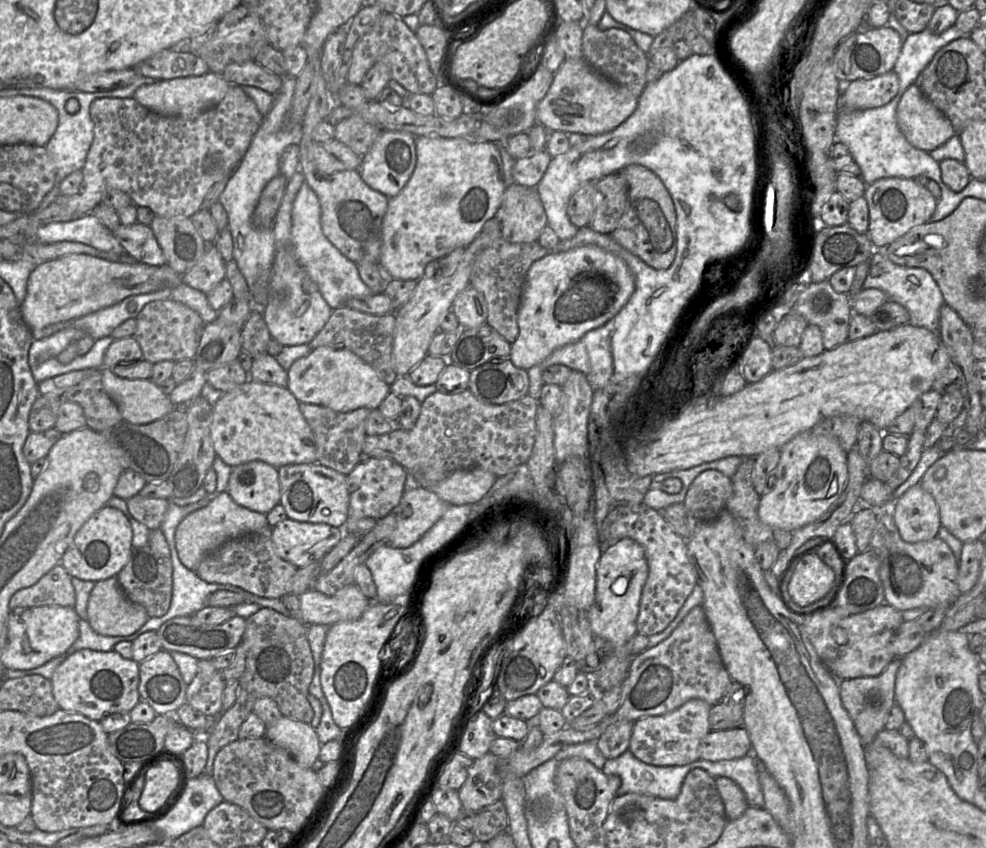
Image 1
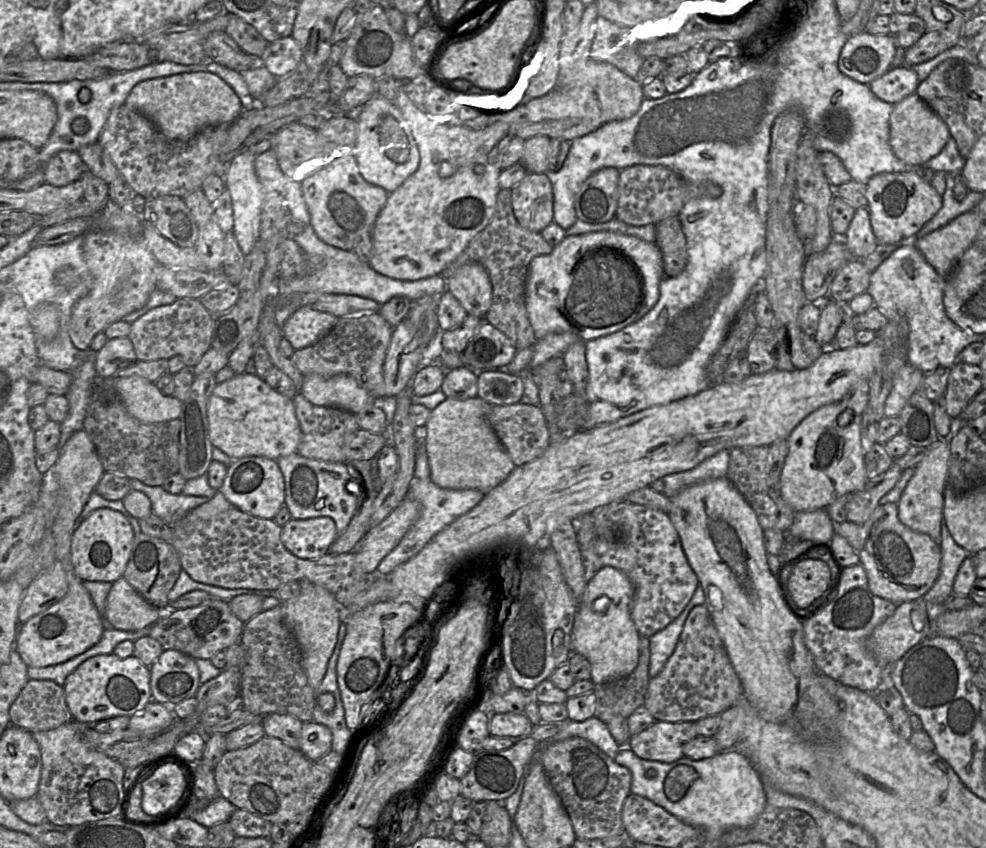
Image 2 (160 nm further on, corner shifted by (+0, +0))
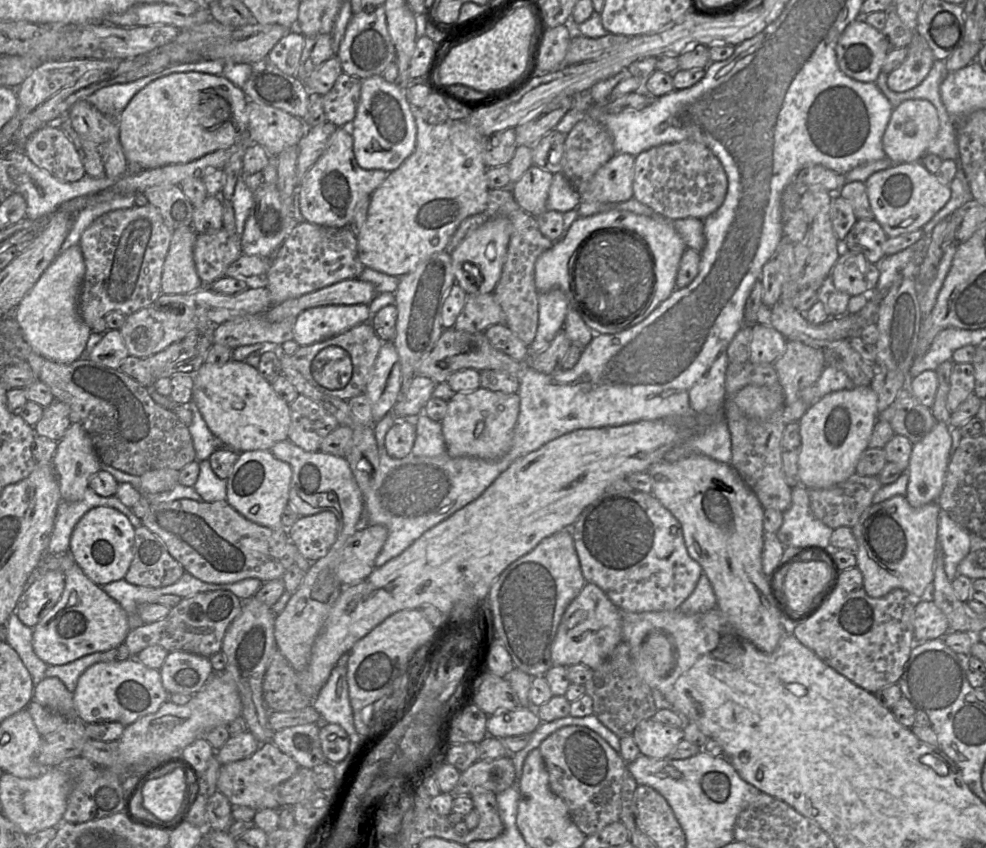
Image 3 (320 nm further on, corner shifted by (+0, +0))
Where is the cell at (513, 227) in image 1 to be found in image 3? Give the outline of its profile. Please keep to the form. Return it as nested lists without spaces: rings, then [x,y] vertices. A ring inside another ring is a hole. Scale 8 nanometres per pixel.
[[[532,165],[514,184],[511,191],[522,210],[537,218],[547,211],[546,203],[553,174]]]

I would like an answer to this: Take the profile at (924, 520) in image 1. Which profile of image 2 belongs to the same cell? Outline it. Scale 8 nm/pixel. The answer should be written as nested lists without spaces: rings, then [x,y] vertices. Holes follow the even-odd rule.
[[[940,438],[928,448],[925,457],[915,467],[915,473],[898,502],[899,520],[913,531],[929,535],[940,546],[944,491],[947,486],[949,460],[949,441]]]

